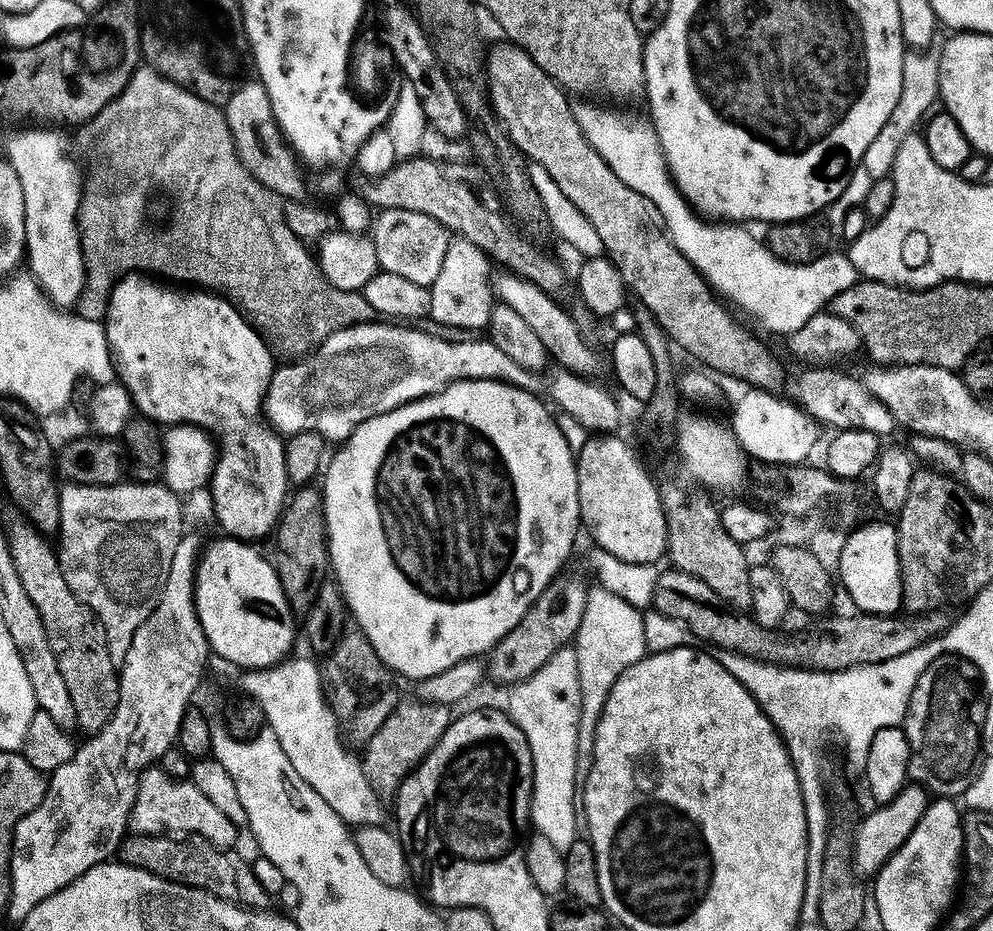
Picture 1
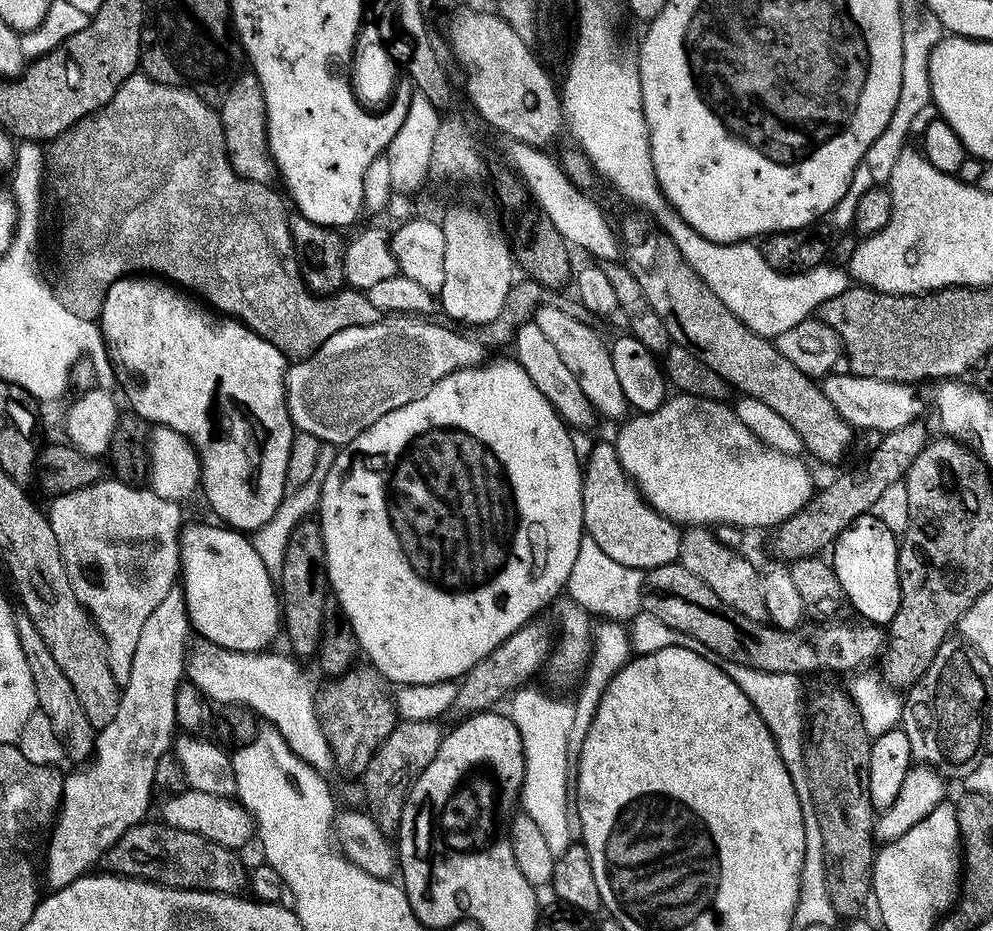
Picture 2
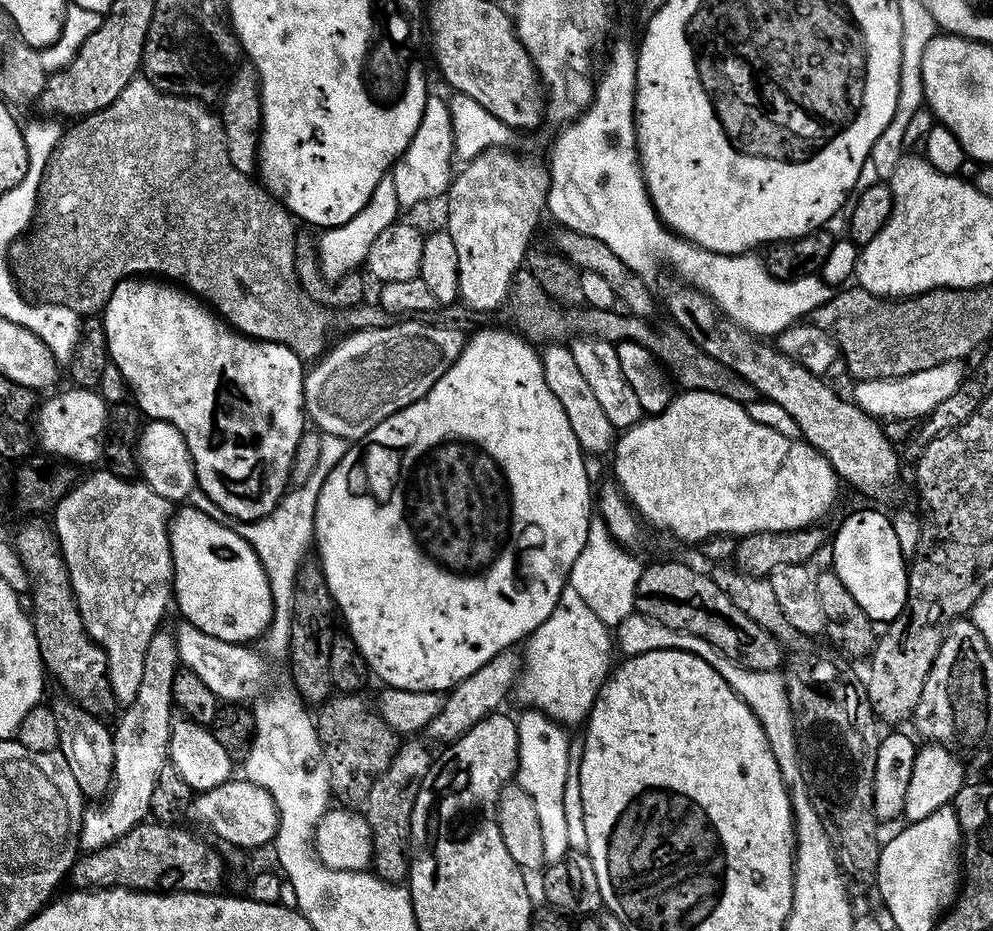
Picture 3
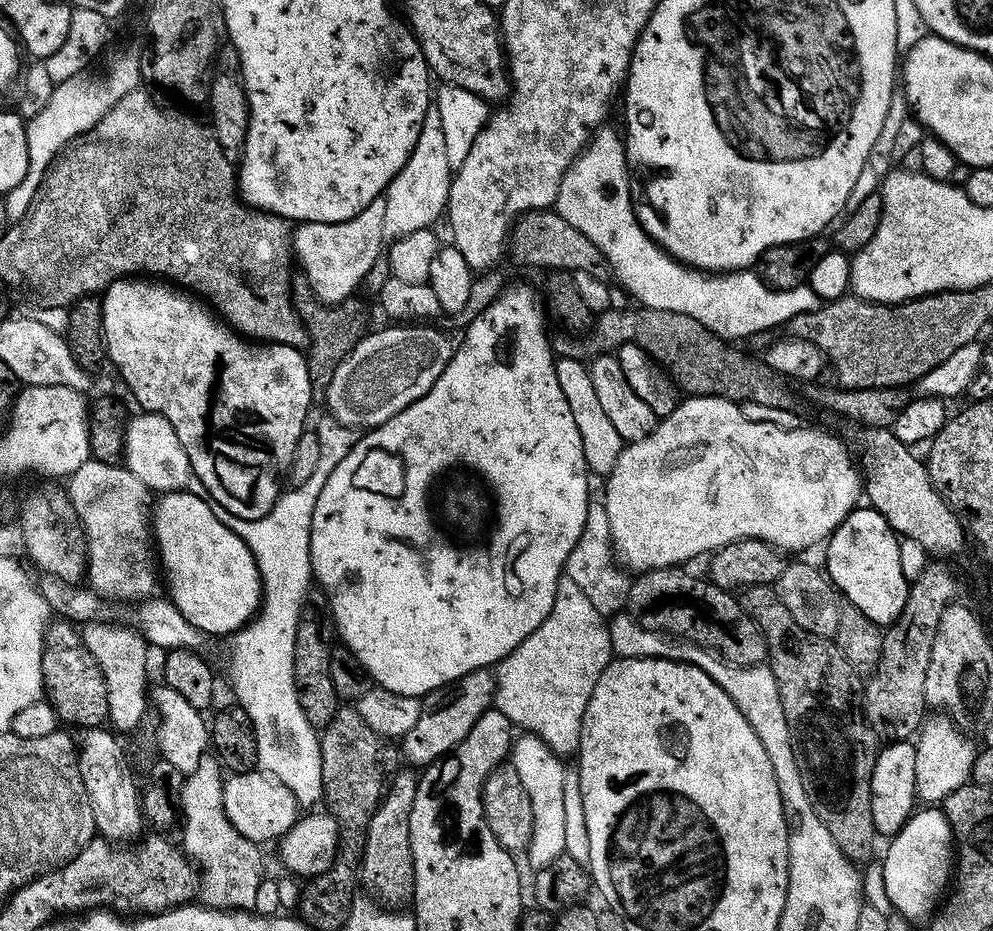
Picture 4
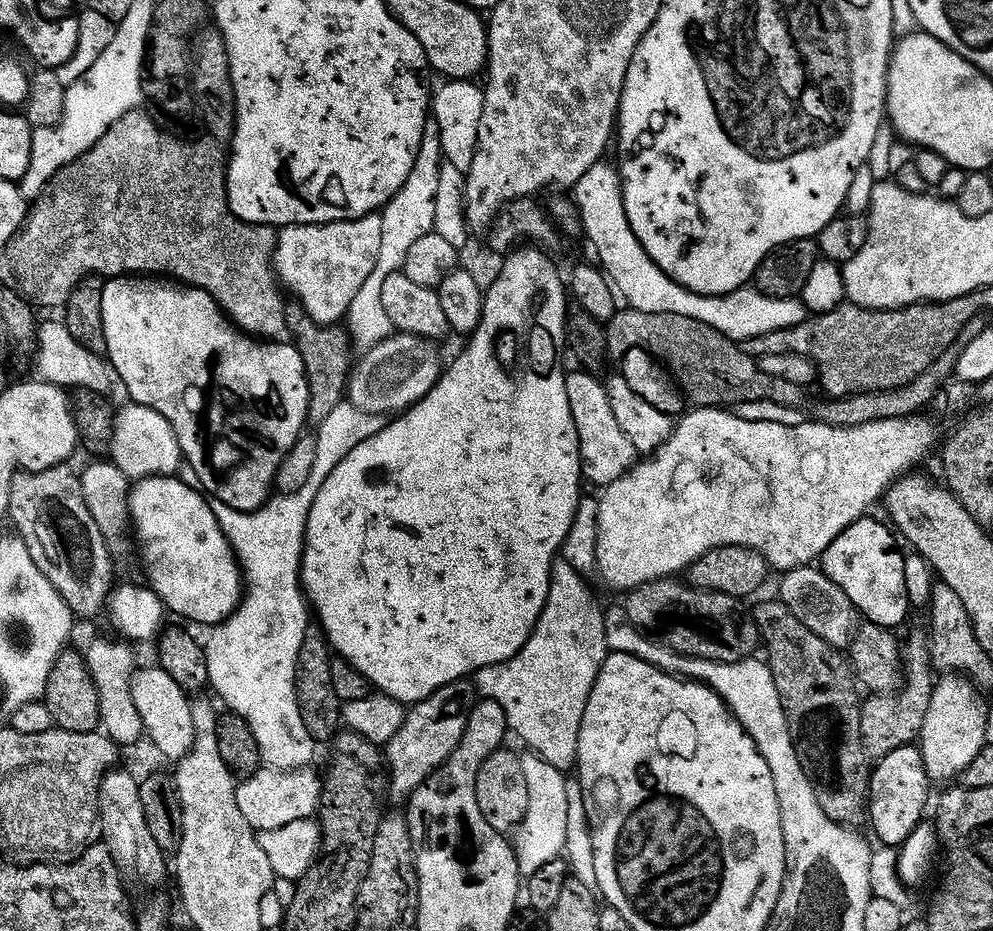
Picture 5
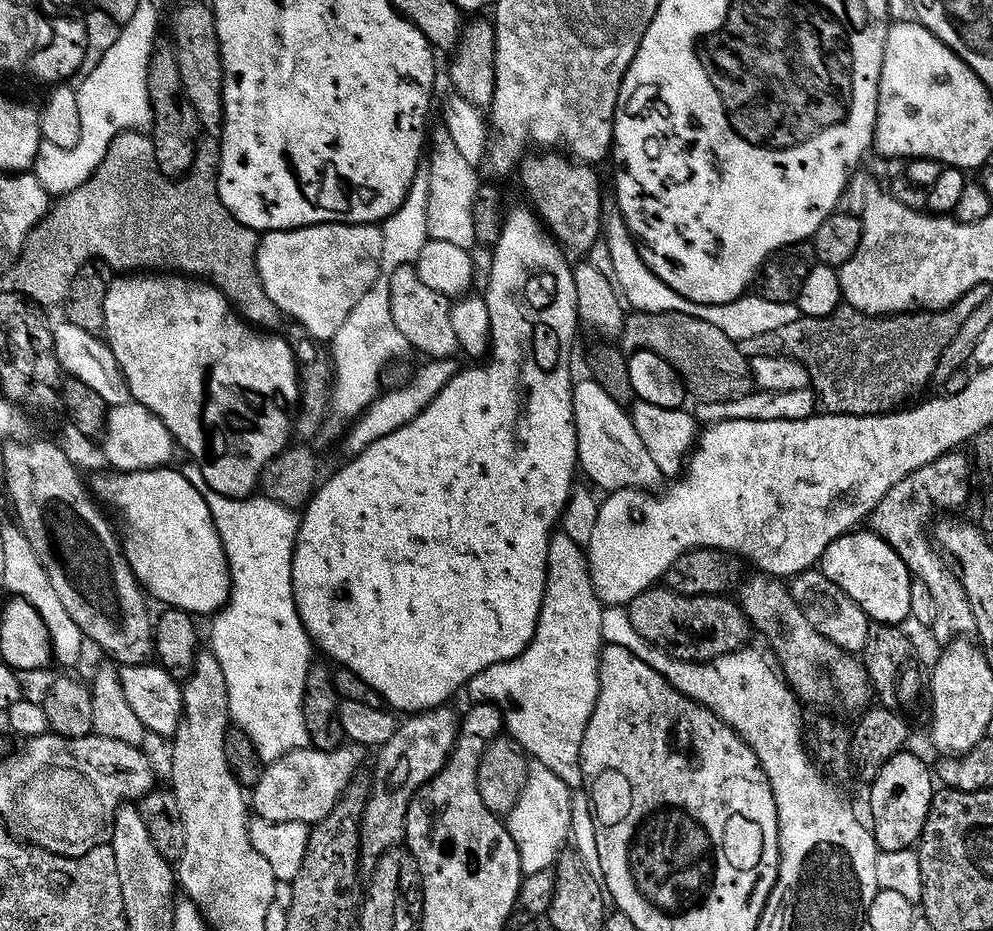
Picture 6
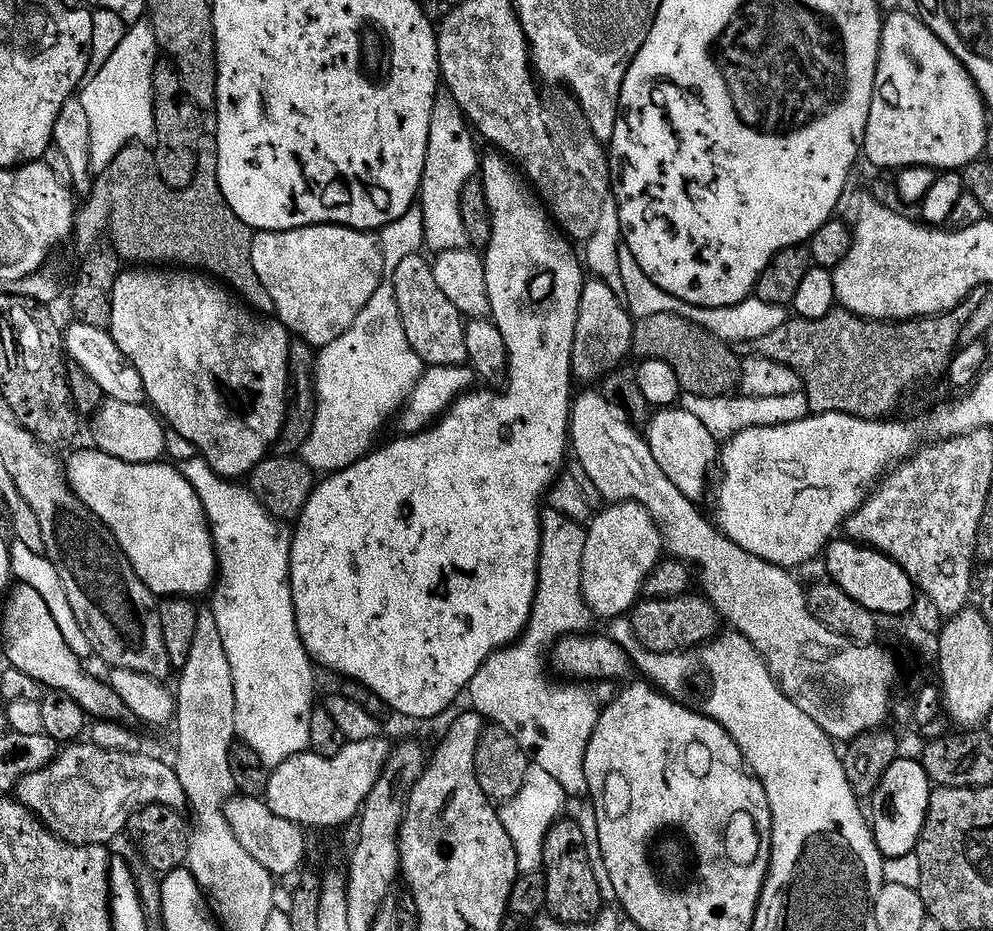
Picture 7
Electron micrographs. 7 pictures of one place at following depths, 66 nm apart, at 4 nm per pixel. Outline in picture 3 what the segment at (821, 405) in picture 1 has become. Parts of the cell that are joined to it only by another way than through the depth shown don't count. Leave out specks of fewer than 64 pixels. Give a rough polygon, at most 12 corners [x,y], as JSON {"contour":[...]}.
{"contour":[[959,360],[889,380],[862,380],[868,416],[923,418],[959,390]]}

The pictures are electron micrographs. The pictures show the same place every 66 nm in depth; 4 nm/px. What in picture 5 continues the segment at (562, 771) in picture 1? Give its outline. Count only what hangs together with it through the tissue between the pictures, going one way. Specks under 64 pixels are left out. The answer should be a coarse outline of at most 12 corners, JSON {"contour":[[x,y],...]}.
{"contour":[[521,755],[528,805],[514,830],[521,873],[568,840],[565,773]]}

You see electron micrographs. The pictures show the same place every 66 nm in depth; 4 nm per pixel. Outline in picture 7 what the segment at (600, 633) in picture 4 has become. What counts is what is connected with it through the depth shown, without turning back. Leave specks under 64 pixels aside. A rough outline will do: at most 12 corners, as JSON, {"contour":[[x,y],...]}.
{"contour":[[552,507],[528,625],[470,678],[471,711],[569,796],[597,705],[546,657],[590,621],[585,529]]}

